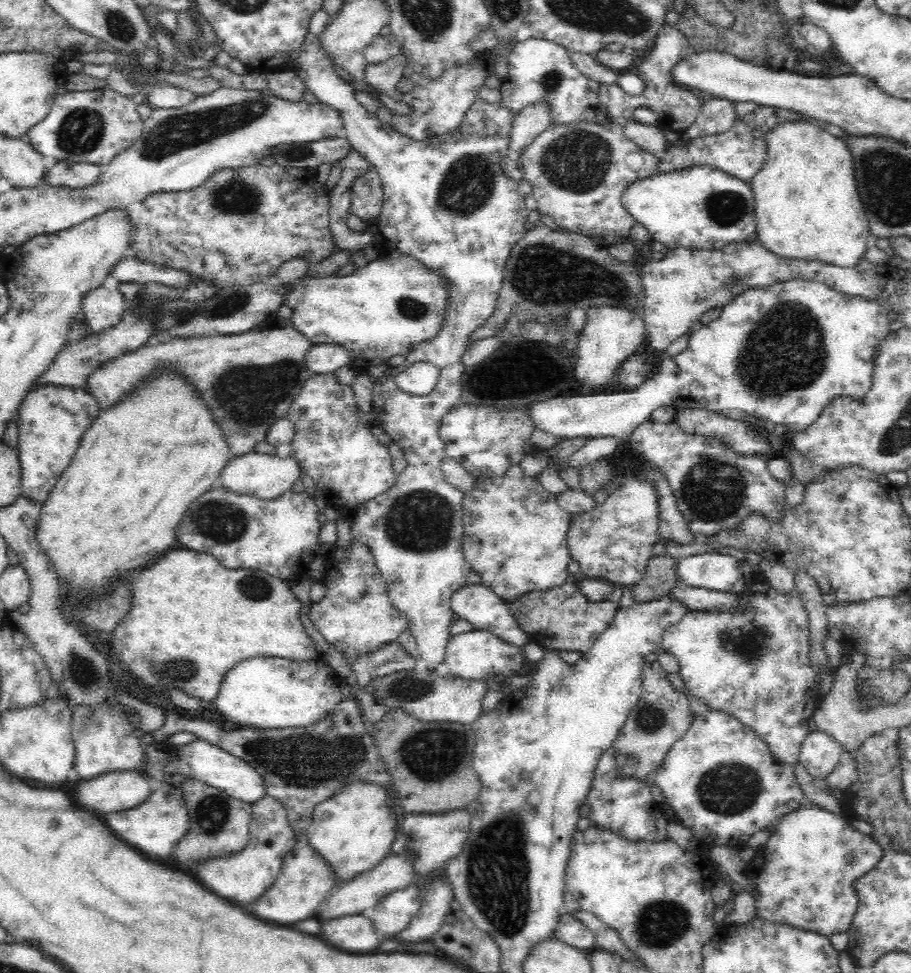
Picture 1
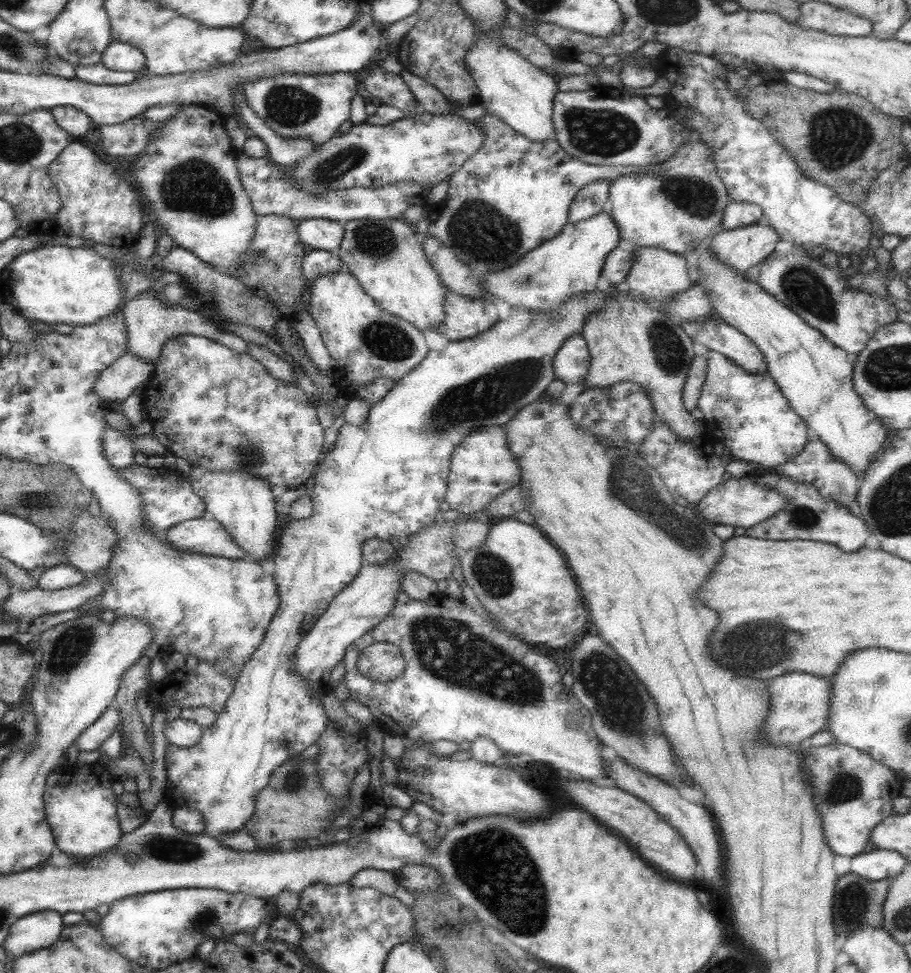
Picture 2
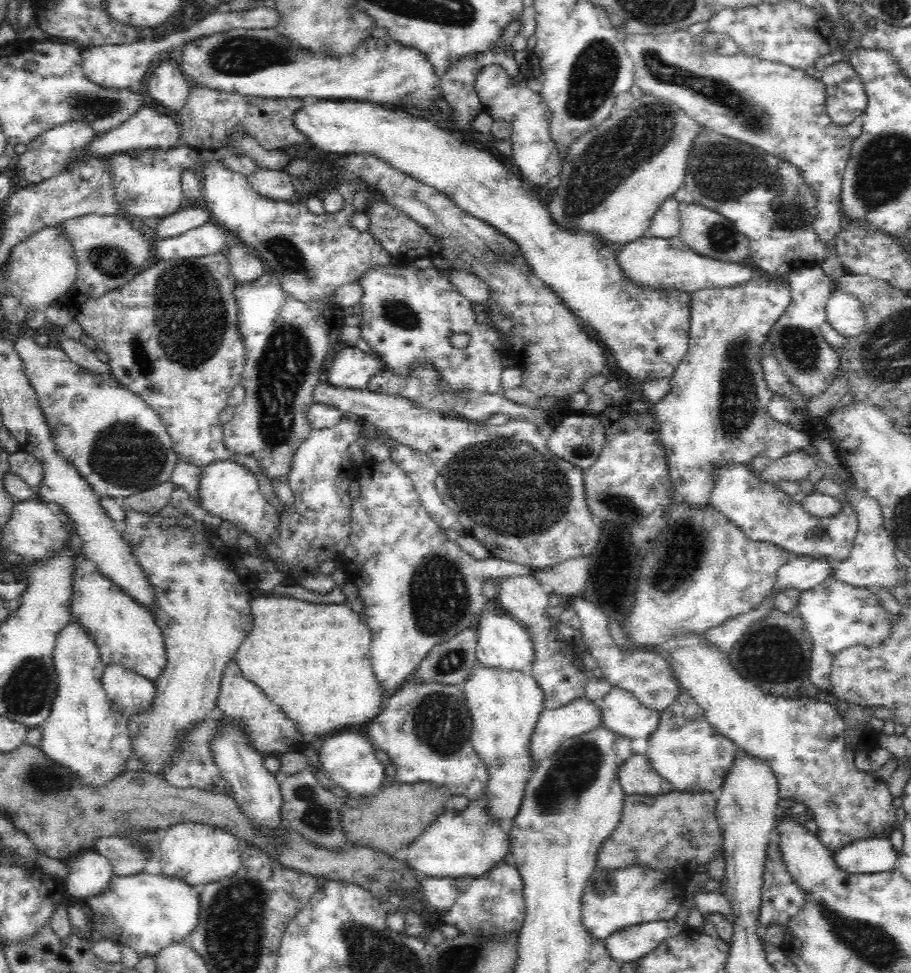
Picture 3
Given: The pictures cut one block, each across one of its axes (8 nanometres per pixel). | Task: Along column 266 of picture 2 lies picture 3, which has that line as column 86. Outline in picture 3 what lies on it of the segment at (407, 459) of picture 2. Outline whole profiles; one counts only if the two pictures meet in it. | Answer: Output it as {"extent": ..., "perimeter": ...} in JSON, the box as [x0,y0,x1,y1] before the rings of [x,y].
{"extent":[41,618,133,785],"perimeter":[[[71,618],[68,626],[64,626],[56,638],[54,652],[54,671],[56,671],[56,694],[50,706],[50,714],[41,726],[42,751],[46,757],[56,761],[58,765],[78,773],[82,783],[86,785],[106,785],[116,776],[124,772],[124,761],[133,757],[133,749],[128,735],[125,712],[115,712],[110,708],[112,702],[102,689],[102,672],[105,664],[101,661],[96,641],[87,630],[87,626],[79,620]]]}

